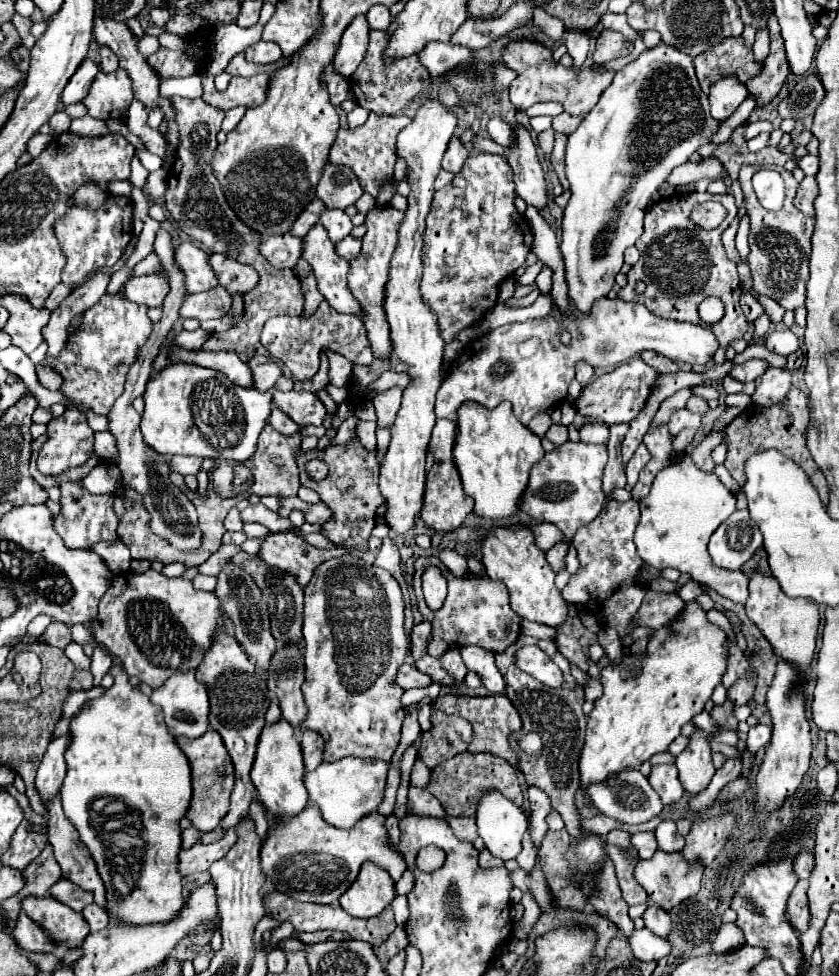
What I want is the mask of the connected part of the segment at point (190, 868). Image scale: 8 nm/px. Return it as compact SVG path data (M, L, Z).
M231 827L225 831L223 839L217 839L209 845L195 843L191 849L181 849L179 853L179 873L191 875L191 873L203 873L211 867L211 863L219 861L227 855L227 851L237 843L237 827Z

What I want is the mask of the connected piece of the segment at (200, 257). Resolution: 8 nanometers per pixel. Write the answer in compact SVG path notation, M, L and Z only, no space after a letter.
M181 243L175 249L175 261L185 271L185 283L189 293L209 291L219 285L219 279L209 265L209 255L197 245Z

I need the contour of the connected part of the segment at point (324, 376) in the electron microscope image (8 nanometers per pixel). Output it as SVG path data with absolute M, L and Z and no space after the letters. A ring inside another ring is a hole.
M321 355L321 367L319 367L319 373L317 373L311 381L301 383L301 387L303 387L305 391L317 393L317 391L319 391L319 389L323 389L327 383L329 383L329 361L327 361L327 357L325 357L325 355Z

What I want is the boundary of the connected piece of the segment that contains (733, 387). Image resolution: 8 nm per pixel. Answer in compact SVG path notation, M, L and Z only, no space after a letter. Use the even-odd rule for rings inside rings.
M731 377L723 379L723 389L725 389L725 393L745 393L745 395L751 395L755 391L755 387L749 387L747 383L741 383Z

